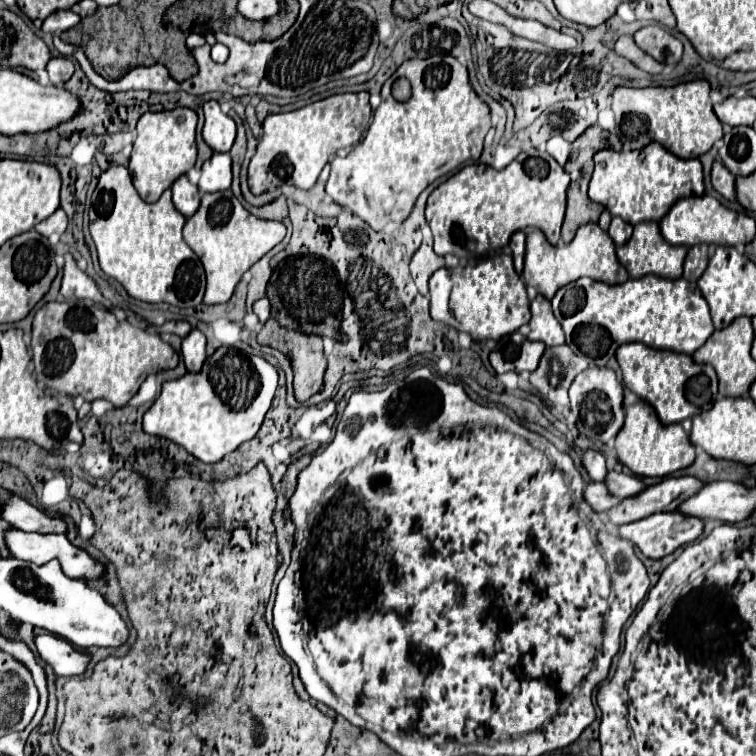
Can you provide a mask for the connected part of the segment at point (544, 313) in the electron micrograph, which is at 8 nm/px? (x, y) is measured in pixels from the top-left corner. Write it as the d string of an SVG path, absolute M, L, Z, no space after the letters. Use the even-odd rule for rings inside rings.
M537 296L531 302L531 322L529 322L529 340L543 342L545 346L559 346L565 342L561 324L551 312L551 302L545 296Z

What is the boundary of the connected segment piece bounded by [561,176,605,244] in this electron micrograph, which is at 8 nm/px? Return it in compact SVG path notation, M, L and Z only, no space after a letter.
M573 176L567 192L567 214L561 230L561 240L569 244L579 226L587 222L597 222L601 212L605 210L601 204L589 200L587 196L587 180L589 176Z

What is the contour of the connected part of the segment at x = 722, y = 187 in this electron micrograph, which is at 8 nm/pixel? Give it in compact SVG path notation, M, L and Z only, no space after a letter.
M715 160L715 164L713 164L711 182L713 182L713 188L723 198L735 200L735 176L731 176L731 172L727 172L727 168L723 168L723 164L719 164L719 160Z

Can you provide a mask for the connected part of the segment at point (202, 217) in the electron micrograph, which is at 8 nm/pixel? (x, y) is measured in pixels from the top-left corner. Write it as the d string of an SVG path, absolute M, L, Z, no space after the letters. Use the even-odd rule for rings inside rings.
M231 190L203 194L199 210L187 218L183 226L183 240L199 256L205 268L205 296L207 306L227 302L241 280L241 274L249 270L261 256L265 256L275 244L285 238L285 226L273 220L261 220L249 214L241 202L231 194ZM233 198L233 204L231 204Z

